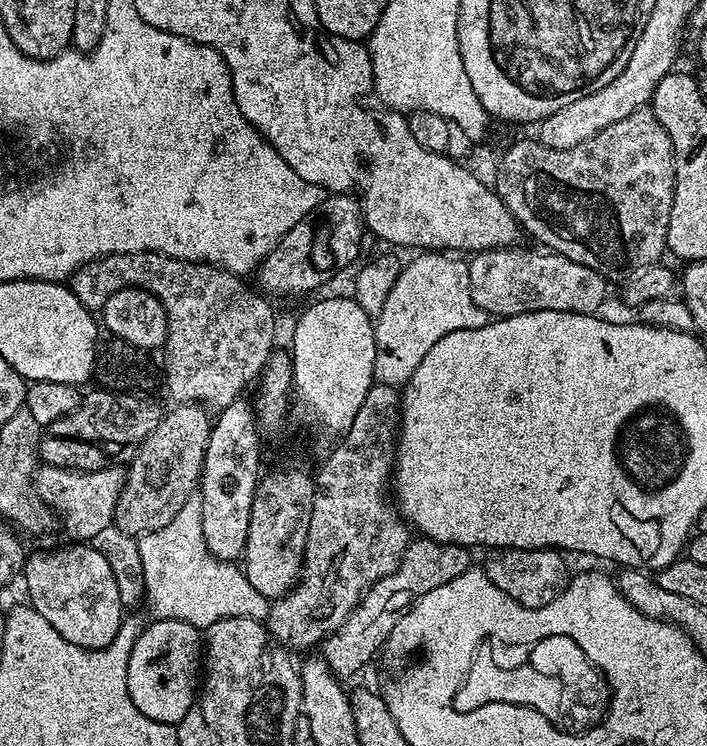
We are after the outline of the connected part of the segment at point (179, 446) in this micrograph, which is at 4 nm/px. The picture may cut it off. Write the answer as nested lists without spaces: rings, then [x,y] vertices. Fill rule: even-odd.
[[[177,403],[172,407],[176,408],[170,409],[169,412],[167,409],[161,415],[158,430],[154,430],[154,434],[150,434],[150,438],[146,438],[146,442],[142,442],[138,454],[126,468],[124,489],[118,498],[114,526],[118,530],[122,530],[122,534],[133,538],[142,537],[147,532],[154,530],[162,530],[162,526],[166,526],[166,522],[170,522],[174,518],[174,514],[178,514],[178,510],[182,510],[182,506],[186,506],[188,499],[197,495],[200,486],[200,475],[204,469],[208,439],[214,423],[213,417],[210,415],[209,409],[202,404]]]

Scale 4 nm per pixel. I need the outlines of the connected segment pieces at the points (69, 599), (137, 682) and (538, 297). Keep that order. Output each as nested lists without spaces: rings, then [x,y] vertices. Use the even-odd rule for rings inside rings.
[[[91,544],[69,545],[27,557],[22,580],[28,586],[29,605],[68,642],[84,649],[104,649],[113,644],[124,617],[117,579],[110,562]]]
[[[153,619],[151,623],[144,629],[144,633],[134,642],[134,646],[130,650],[130,662],[128,663],[128,689],[130,690],[130,698],[134,702],[134,706],[138,706],[138,710],[142,710],[142,714],[146,714],[146,718],[154,718],[154,722],[162,722],[163,724],[177,725],[182,718],[186,718],[186,714],[197,703],[198,700],[198,677],[202,672],[202,632],[201,629],[187,624],[185,620],[157,620]]]
[[[521,246],[477,252],[467,261],[470,294],[489,317],[503,318],[527,312],[558,310],[574,314],[599,313],[608,292],[609,281],[590,266],[574,262],[551,250],[531,252]]]

